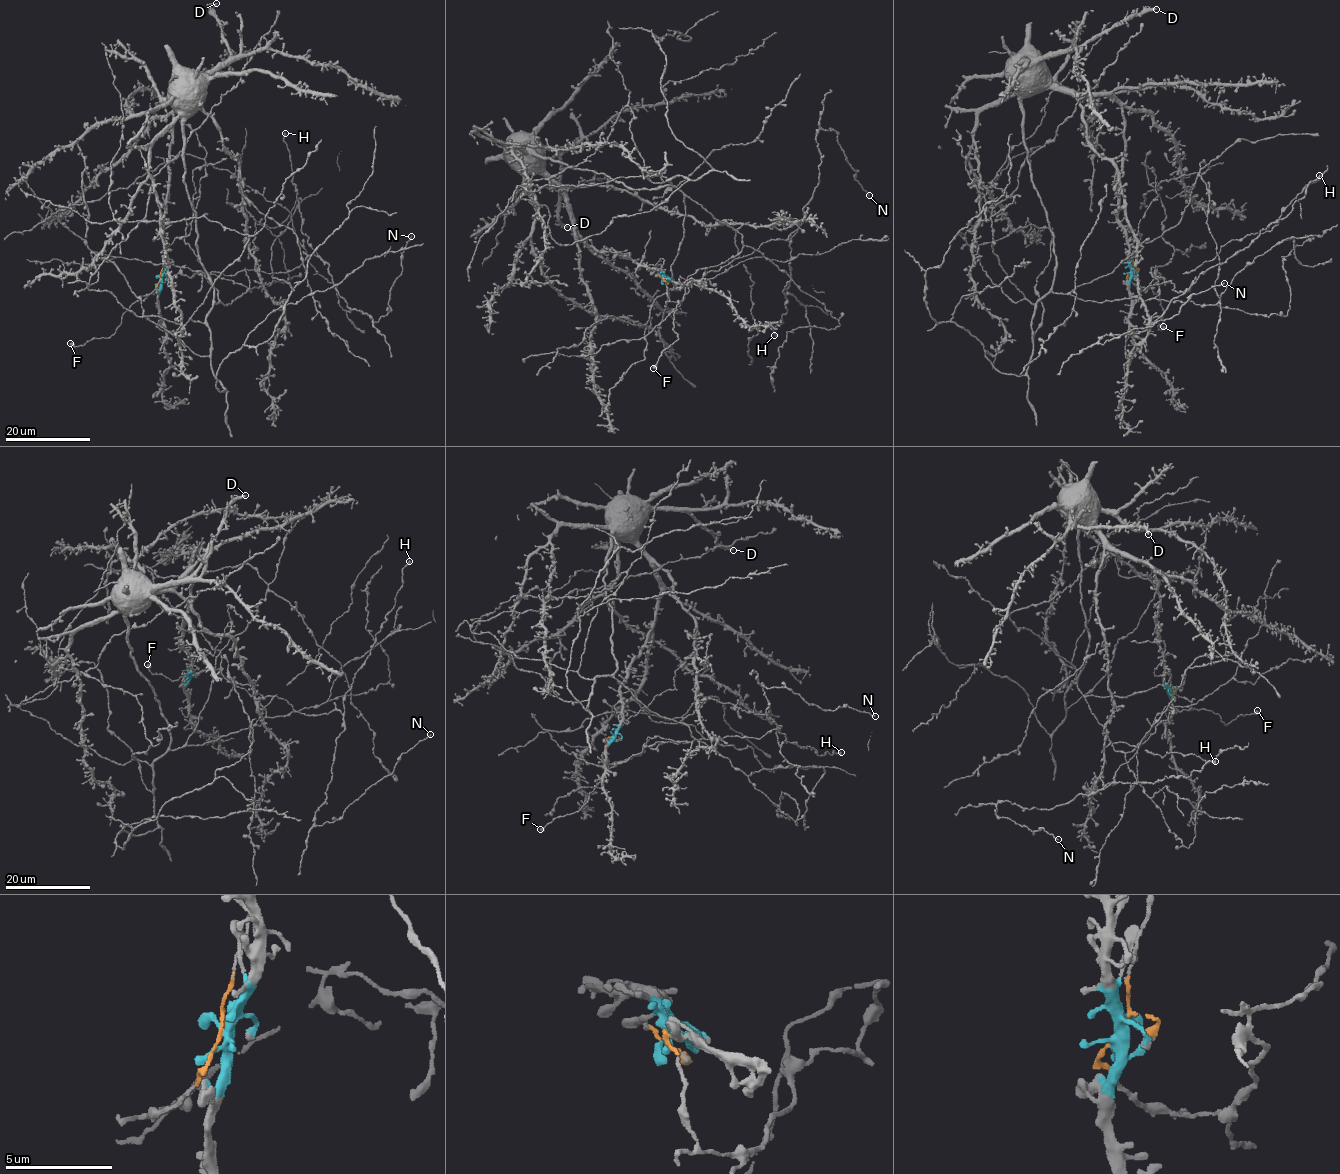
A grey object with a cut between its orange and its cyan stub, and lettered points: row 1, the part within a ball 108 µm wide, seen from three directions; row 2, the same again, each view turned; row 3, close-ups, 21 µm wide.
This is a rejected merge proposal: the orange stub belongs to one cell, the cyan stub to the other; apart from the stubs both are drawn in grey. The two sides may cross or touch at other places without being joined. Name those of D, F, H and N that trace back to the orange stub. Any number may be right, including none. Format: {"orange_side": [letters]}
{"orange_side": ["F", "H", "N"]}

